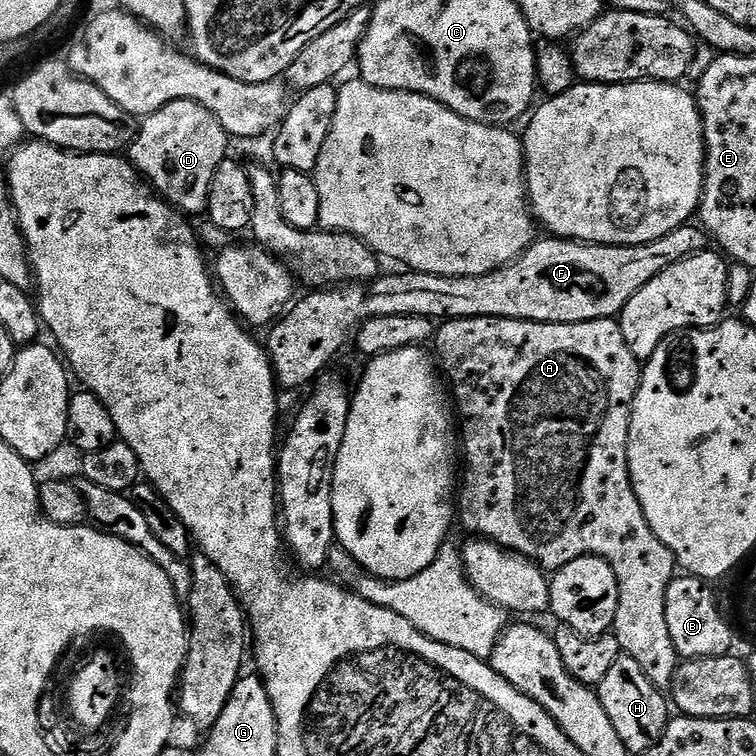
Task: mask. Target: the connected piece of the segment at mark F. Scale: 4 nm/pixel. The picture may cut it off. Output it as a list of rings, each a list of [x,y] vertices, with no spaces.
[[[689,222],[682,225],[678,230],[670,230],[670,234],[666,234],[662,238],[654,238],[654,242],[646,242],[645,244],[584,244],[580,240],[562,240],[559,238],[537,238],[532,241],[527,250],[525,250],[518,259],[510,262],[505,268],[494,270],[490,274],[478,274],[477,276],[439,276],[438,274],[426,274],[425,272],[414,272],[404,270],[396,272],[393,276],[381,274],[375,280],[367,282],[349,282],[346,284],[337,284],[321,288],[319,290],[309,291],[309,296],[304,296],[295,301],[267,329],[268,340],[266,339],[266,347],[268,357],[272,359],[272,372],[276,375],[276,383],[281,389],[284,388],[304,388],[315,381],[321,372],[329,371],[332,359],[340,352],[340,347],[344,343],[353,339],[354,333],[370,318],[386,318],[390,314],[418,314],[422,318],[430,318],[437,322],[447,322],[449,320],[461,320],[462,318],[506,318],[507,320],[533,320],[539,324],[577,324],[578,322],[590,322],[591,320],[611,320],[619,317],[621,310],[626,306],[626,302],[630,302],[630,298],[634,298],[634,294],[638,294],[638,290],[642,290],[642,286],[646,286],[646,282],[650,282],[650,278],[658,278],[658,274],[662,274],[662,270],[666,270],[670,266],[674,266],[674,262],[682,262],[688,256],[697,256],[698,253],[705,251],[709,247],[710,240],[703,228],[695,223]]]

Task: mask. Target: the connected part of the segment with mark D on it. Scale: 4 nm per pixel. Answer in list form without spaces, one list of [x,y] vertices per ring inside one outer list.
[[[179,100],[139,121],[126,156],[163,199],[192,217],[208,211],[210,182],[214,182],[214,170],[229,155],[228,143],[228,132],[206,106],[193,100]]]

